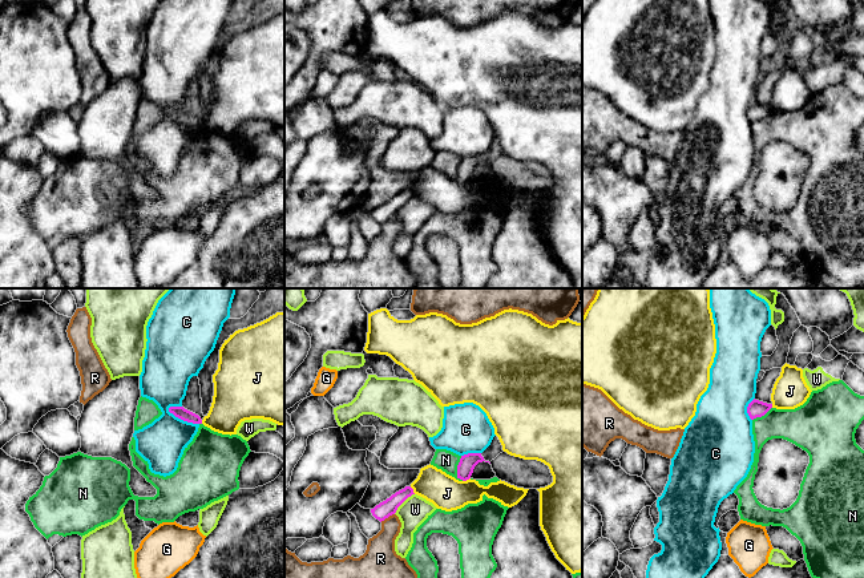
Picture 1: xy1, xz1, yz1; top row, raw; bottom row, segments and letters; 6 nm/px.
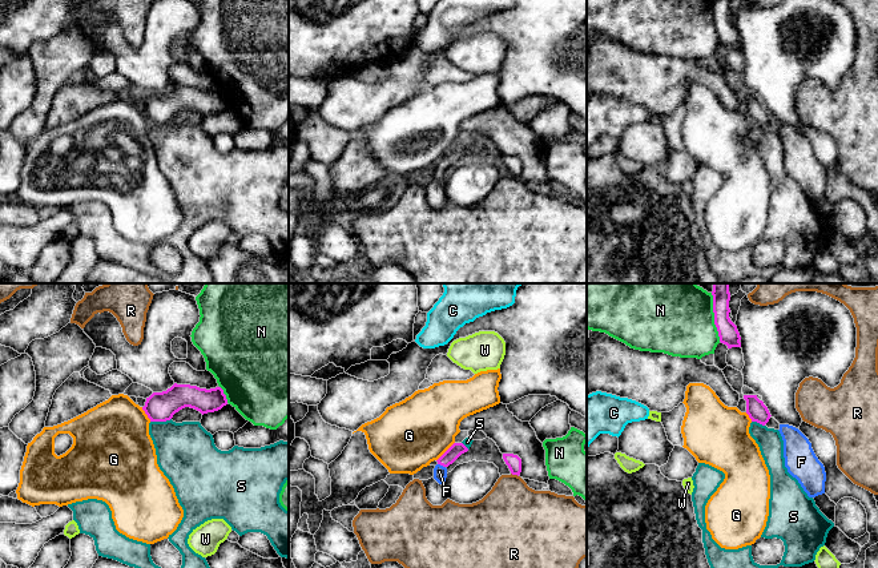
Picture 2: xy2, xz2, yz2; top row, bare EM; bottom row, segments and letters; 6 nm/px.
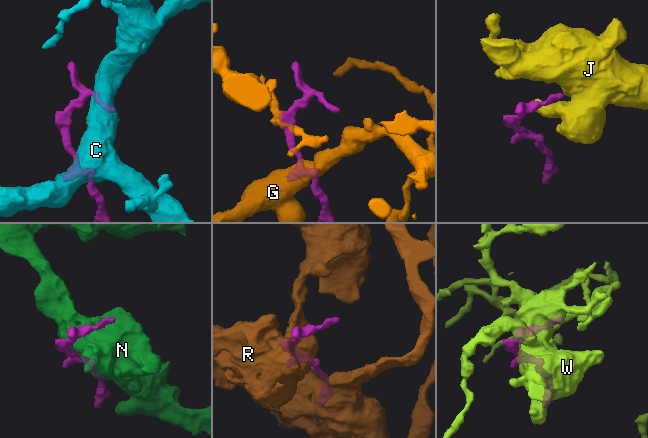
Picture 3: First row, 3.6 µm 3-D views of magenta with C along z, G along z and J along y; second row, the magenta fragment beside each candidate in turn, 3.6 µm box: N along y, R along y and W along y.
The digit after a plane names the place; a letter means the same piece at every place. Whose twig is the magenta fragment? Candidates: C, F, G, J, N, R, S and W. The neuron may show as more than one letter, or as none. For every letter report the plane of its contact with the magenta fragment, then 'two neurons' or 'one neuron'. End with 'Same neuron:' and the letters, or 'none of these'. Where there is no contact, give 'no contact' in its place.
C: contact in xy1; two neurons
F: contact in xz2; one neuron
G: contact in xz2; two neurons
J: contact in xz1; two neurons
N: contact in yz2; two neurons
R: contact in xz1; two neurons
S: contact in xy2; two neurons
W: contact in xz1; two neurons
Same neuron: F

